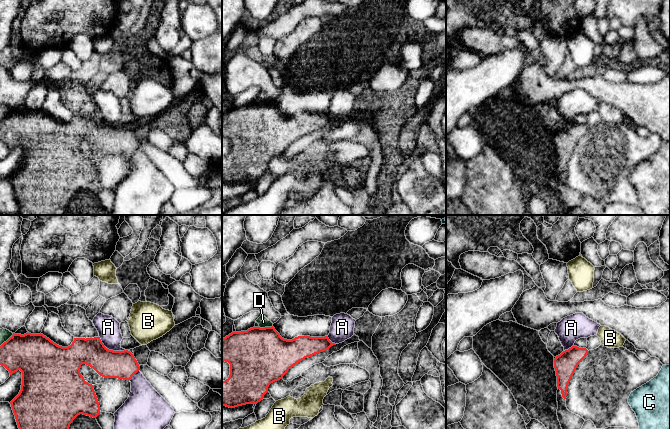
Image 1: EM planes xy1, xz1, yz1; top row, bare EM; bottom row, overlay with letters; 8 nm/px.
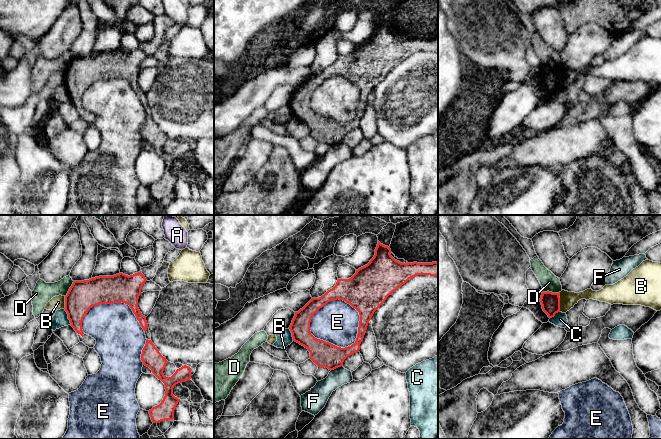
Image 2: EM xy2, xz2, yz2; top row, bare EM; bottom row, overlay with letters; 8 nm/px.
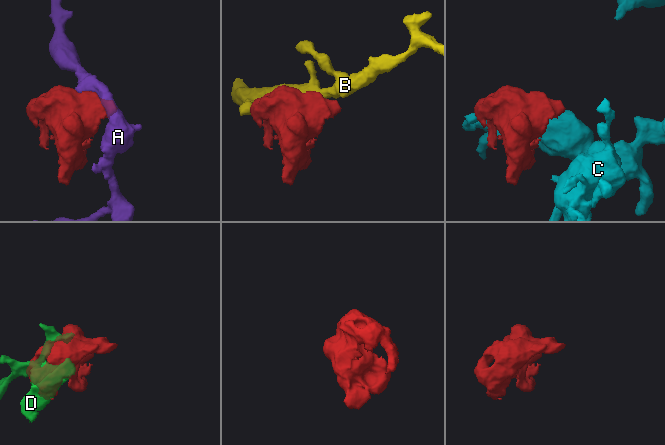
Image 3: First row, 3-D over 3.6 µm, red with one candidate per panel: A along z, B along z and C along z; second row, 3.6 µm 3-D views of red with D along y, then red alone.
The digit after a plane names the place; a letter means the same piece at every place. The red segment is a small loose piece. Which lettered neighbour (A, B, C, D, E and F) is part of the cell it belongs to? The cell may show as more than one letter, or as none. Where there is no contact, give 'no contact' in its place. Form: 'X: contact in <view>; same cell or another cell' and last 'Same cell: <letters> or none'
A: contact in xy1; another cell
B: contact in yz2; another cell
C: contact in xy2; another cell
D: contact in yz2; another cell
E: contact in xz2; another cell
F: contact in xz2; another cell
Same cell: none

